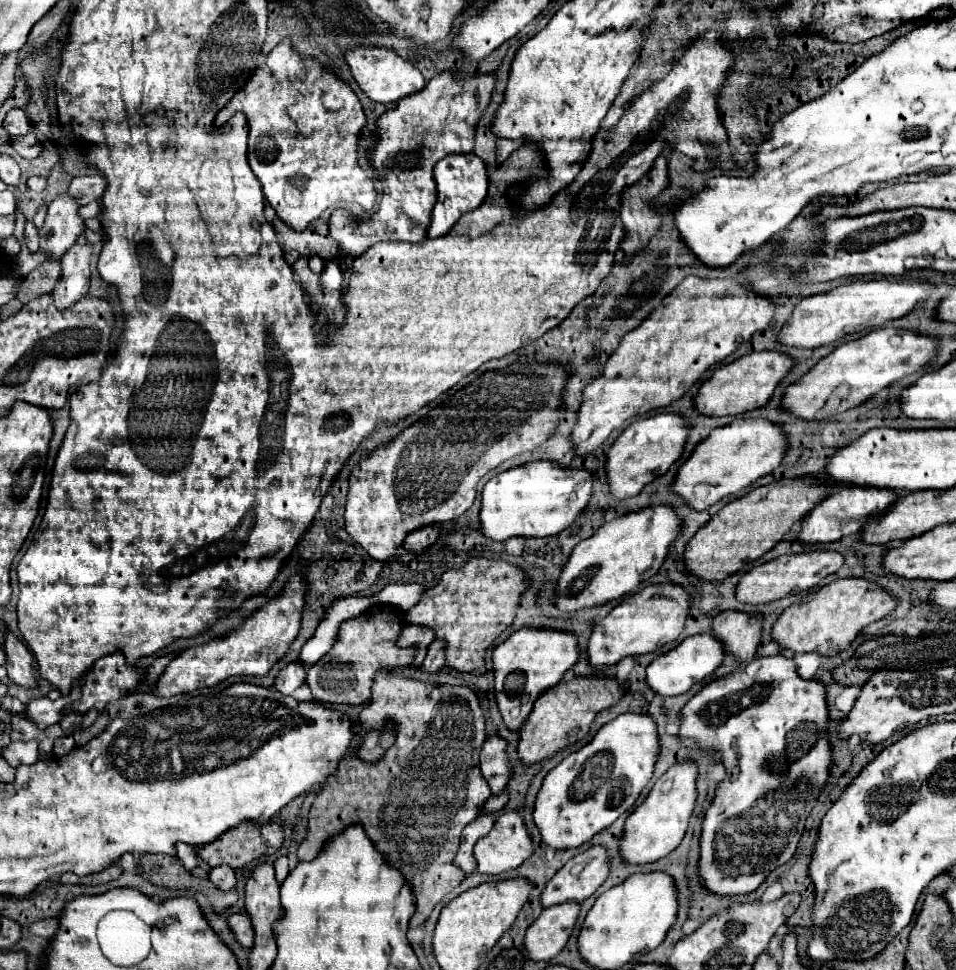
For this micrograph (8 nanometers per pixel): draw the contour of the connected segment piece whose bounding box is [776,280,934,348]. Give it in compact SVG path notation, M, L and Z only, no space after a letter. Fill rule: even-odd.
M870 280L842 284L834 290L820 292L800 300L778 334L778 342L794 348L818 348L836 342L848 334L858 334L870 328L884 326L896 318L906 316L916 308L920 300L926 300L934 290L930 282L890 282L890 280Z

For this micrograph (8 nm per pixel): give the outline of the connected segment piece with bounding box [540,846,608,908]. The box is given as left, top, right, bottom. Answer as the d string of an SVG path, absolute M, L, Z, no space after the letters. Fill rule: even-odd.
M592 846L562 866L540 894L542 908L564 902L584 902L608 878L608 854L602 846Z

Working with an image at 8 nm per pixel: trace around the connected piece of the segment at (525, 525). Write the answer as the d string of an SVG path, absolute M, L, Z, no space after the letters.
M534 460L510 468L486 482L480 506L480 530L490 540L508 540L512 536L544 538L568 528L586 508L592 494L594 474L588 470L564 470L554 462Z

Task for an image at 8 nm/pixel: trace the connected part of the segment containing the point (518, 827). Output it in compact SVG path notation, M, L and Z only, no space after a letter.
M518 812L500 814L494 828L476 842L474 858L480 874L502 874L518 868L534 852L530 834Z

